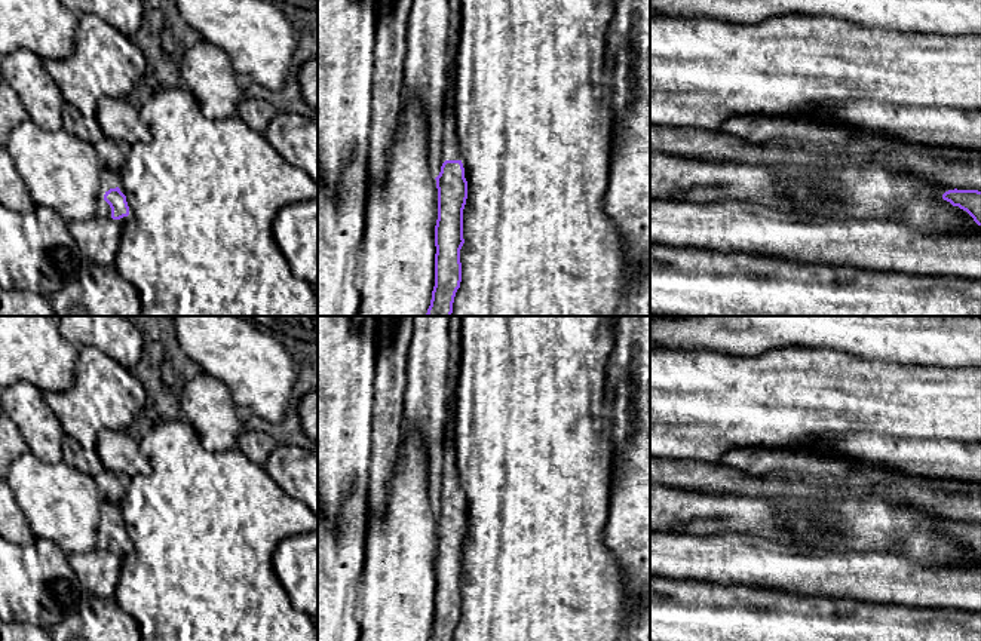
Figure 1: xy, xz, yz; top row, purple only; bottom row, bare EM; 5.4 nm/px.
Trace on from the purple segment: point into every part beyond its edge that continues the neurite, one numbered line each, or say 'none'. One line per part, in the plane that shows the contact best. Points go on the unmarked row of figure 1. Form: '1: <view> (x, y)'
1: xy (109, 512)

